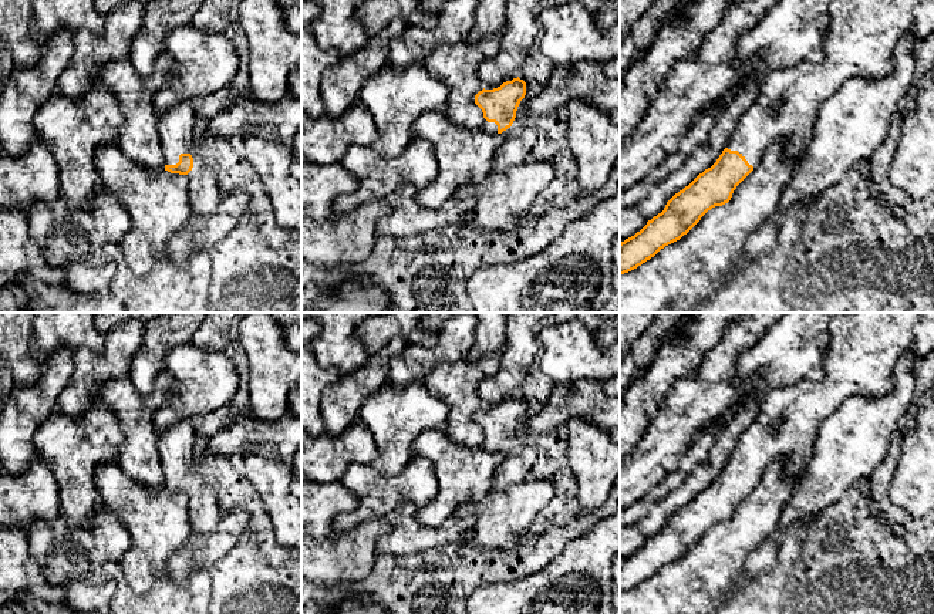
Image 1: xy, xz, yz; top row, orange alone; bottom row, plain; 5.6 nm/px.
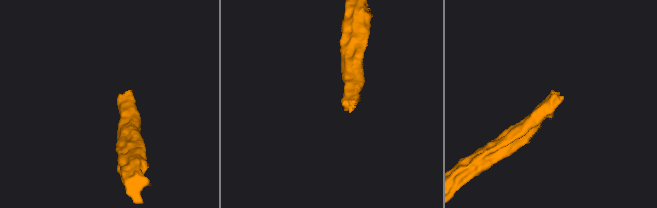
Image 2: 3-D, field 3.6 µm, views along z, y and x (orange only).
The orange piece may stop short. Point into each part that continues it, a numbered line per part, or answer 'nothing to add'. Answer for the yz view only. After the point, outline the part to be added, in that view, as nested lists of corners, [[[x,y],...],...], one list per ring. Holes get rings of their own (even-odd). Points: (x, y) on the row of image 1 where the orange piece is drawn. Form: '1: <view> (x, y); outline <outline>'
1: yz (859, 43); outline [[[833,0],[829,7],[830,24],[822,38],[819,54],[792,67],[773,71],[762,84],[756,101],[738,118],[726,148],[738,151],[753,168],[765,149],[776,141],[786,141],[783,158],[799,158],[812,138],[822,105],[852,78],[877,80],[894,68],[894,47],[906,36],[923,41],[934,33],[934,0]]]

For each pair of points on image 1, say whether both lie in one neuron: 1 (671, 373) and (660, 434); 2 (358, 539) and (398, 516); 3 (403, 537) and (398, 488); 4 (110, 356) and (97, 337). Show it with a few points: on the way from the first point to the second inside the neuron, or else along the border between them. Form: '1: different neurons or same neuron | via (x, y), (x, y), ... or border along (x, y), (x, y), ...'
1: different neurons | border along (694, 375), (680, 378), (673, 385), (648, 424)
2: different neurons | border along (385, 518), (390, 529), (377, 539), (377, 553)
3: different neurons | border along (418, 509), (404, 501), (384, 516)
4: different neurons | border along (104, 334), (98, 348), (73, 351)

